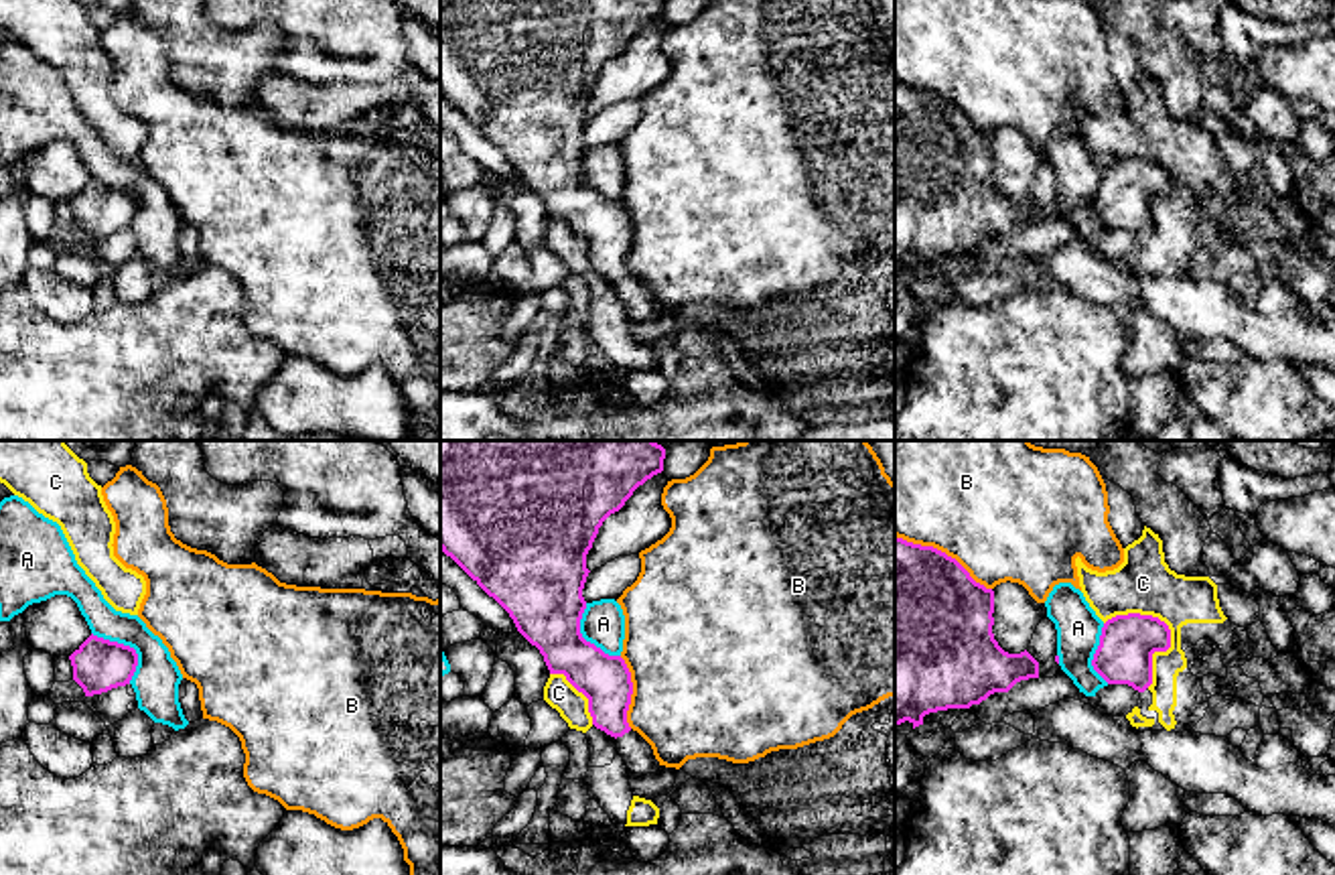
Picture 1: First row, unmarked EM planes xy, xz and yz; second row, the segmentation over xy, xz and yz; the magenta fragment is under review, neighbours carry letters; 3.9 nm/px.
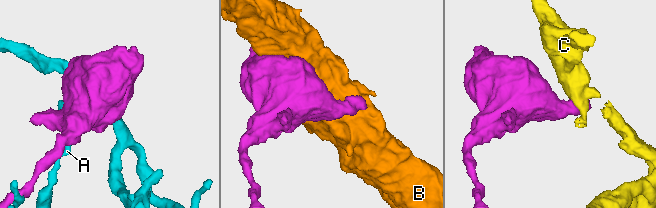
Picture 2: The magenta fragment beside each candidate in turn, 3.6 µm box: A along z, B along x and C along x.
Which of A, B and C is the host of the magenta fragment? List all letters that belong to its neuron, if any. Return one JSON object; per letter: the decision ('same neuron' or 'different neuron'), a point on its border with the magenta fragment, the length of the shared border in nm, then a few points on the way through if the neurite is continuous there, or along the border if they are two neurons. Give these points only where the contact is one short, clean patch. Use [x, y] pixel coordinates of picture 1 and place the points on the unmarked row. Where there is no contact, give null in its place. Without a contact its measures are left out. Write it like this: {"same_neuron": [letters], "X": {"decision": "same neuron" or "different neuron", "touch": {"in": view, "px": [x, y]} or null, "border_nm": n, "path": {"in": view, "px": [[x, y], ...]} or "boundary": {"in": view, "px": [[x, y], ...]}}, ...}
{"same_neuron": [], "A": {"decision": "different neuron", "touch": {"in": "xy", "px": [128, 191]}, "border_nm": 260}, "B": {"decision": "different neuron", "touch": {"in": "yz", "px": [944, 98]}, "border_nm": 440}, "C": {"decision": "different neuron", "touch": {"in": "yz", "px": [1169, 181]}, "border_nm": 320, "boundary": {"in": "yz", "px": [[1116, 159], [1151, 159], [1169, 175], [1147, 232]]}}}

